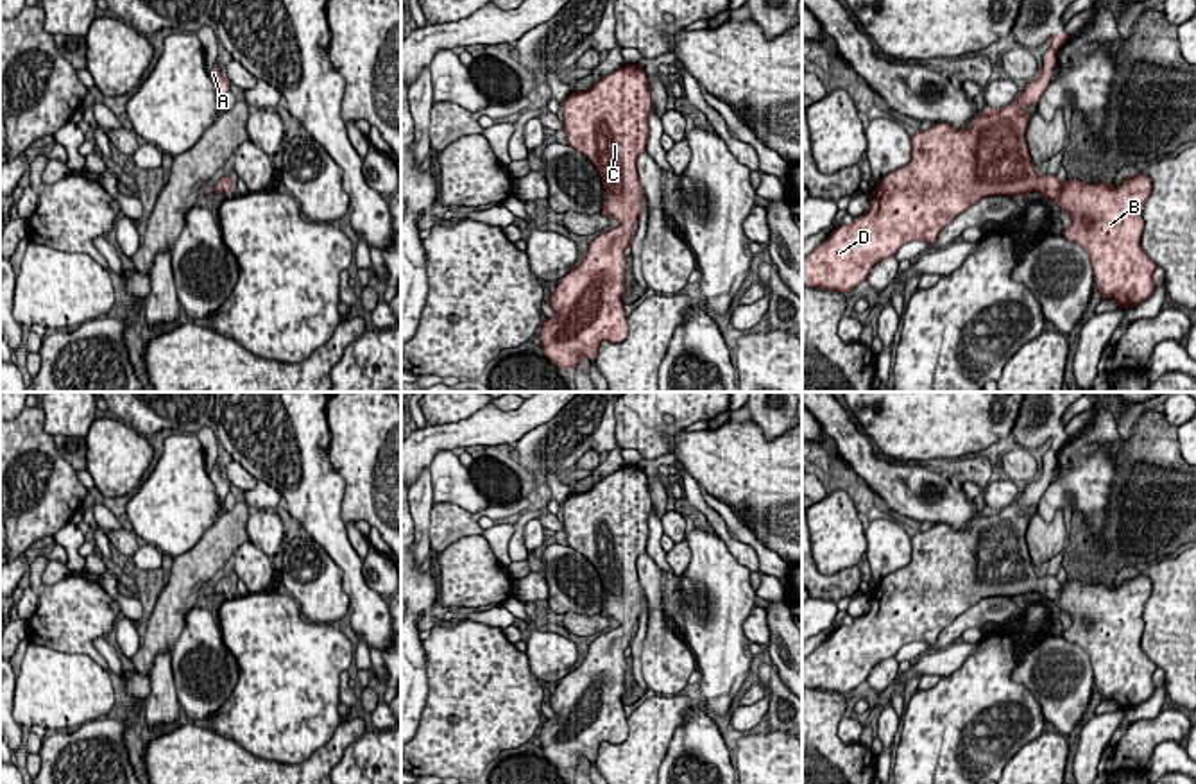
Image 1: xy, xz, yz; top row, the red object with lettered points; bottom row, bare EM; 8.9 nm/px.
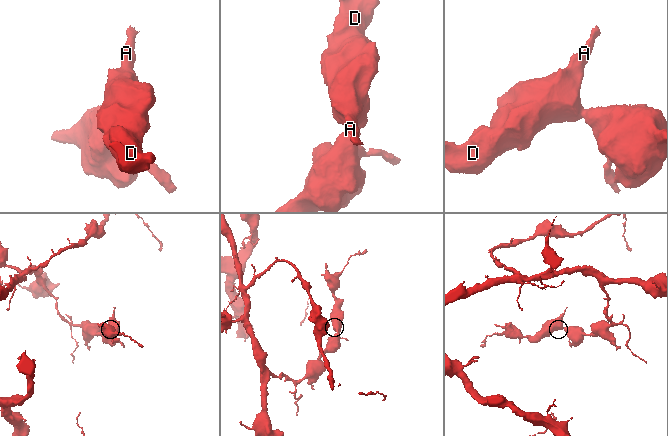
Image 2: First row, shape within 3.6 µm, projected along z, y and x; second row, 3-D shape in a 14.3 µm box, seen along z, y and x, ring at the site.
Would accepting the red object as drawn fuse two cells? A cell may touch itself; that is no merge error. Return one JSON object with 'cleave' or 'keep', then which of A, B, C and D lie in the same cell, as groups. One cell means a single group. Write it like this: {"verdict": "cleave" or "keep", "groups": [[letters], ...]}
{"verdict": "keep", "groups": [["A", "B", "C", "D"]]}

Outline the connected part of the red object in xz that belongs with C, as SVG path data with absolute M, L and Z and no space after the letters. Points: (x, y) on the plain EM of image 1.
M625 465L605 476L585 492L571 492L560 507L564 532L571 550L584 555L598 571L605 601L600 616L616 619L618 628L598 635L578 666L557 682L548 695L555 716L539 729L541 750L557 770L575 770L582 759L596 761L598 746L623 743L628 736L623 711L625 669L628 666L625 648L630 646L632 628L643 612L643 589L637 576L637 558L646 551L650 528L648 517L654 501L641 465Z

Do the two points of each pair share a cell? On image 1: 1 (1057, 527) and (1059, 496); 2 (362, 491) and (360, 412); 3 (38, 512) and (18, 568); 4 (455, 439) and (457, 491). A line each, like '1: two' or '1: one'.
1: two
2: one
3: two
4: two

